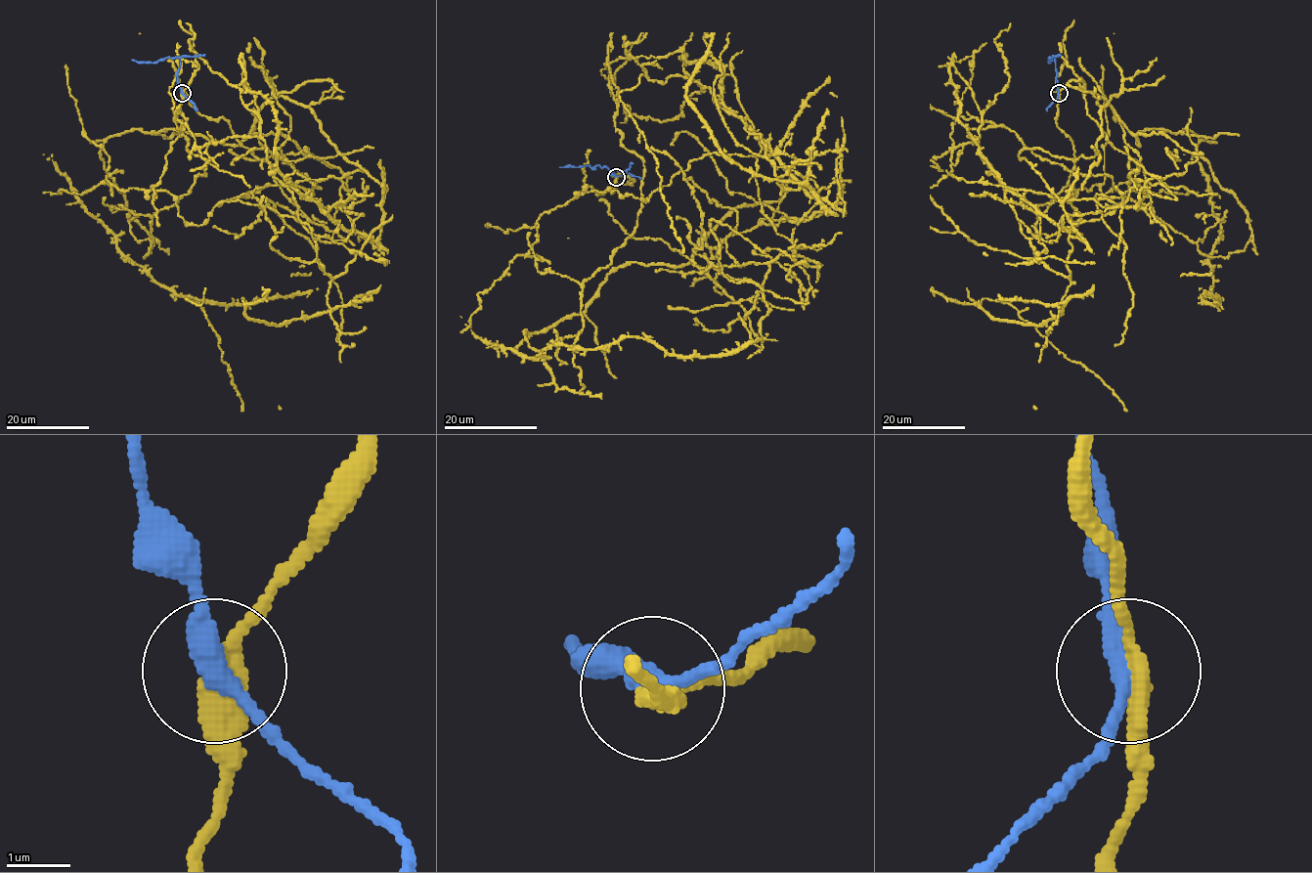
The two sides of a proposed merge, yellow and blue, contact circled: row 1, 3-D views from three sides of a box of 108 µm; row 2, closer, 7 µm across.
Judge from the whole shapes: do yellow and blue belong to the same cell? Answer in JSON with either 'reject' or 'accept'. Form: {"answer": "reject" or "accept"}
{"answer": "reject"}

